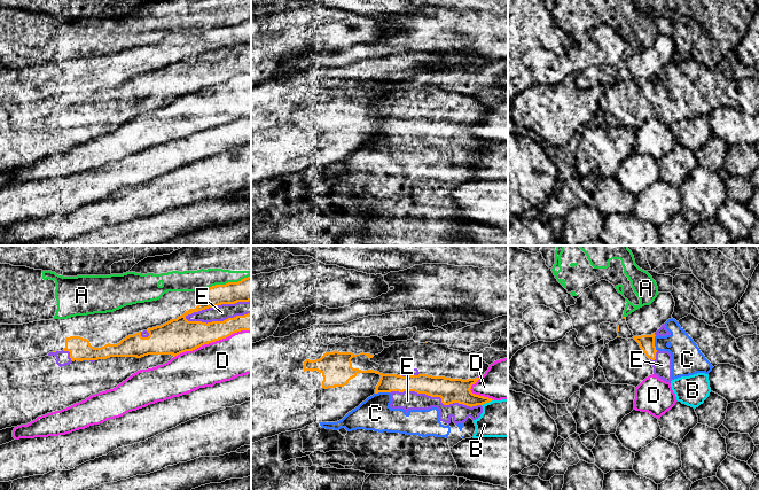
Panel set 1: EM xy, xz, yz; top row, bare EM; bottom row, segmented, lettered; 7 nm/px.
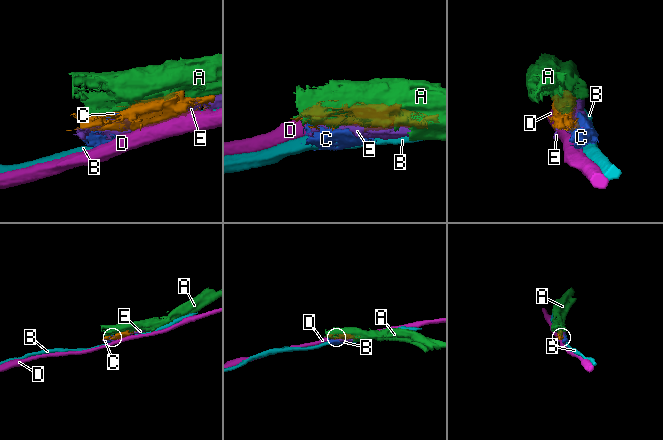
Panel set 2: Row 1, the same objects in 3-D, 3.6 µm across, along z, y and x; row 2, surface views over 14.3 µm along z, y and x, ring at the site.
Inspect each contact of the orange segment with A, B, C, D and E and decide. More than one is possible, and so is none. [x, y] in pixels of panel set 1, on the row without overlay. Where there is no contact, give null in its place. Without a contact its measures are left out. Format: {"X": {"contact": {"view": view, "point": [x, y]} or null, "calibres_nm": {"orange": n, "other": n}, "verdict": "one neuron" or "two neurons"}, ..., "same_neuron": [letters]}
{"A": {"contact": {"view": "xy", "point": [226, 26]}, "calibres_nm": {"orange": 170, "other": 140}, "verdict": "two neurons"}, "B": {"contact": {"view": "xz", "point": [487, 145]}, "calibres_nm": {"orange": 180, "other": 280}, "verdict": "two neurons"}, "C": {"contact": {"view": "xz", "point": [382, 134]}, "calibres_nm": {"orange": 130, "other": 220}, "verdict": "two neurons"}, "D": {"contact": {"view": "xy", "point": [212, 84]}, "calibres_nm": {"orange": 240, "other": 300}, "verdict": "two neurons"}, "E": {"contact": {"view": "xy", "point": [217, 48]}, "calibres_nm": {"orange": 180, "other": 110}, "verdict": "two neurons"}, "same_neuron": []}

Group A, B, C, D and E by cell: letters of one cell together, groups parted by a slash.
A / B / C E / D

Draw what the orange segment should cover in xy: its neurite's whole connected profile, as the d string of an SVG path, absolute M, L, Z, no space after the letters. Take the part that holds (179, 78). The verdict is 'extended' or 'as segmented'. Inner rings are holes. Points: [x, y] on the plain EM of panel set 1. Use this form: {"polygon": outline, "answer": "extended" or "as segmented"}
{"polygon": "M251 18L202 34L167 34L159 42L107 56L0 68L0 106L69 94L72 104L148 98L178 99L251 72L251 57L224 64L188 64L186 60L221 47L251 44Z", "answer": "extended"}

